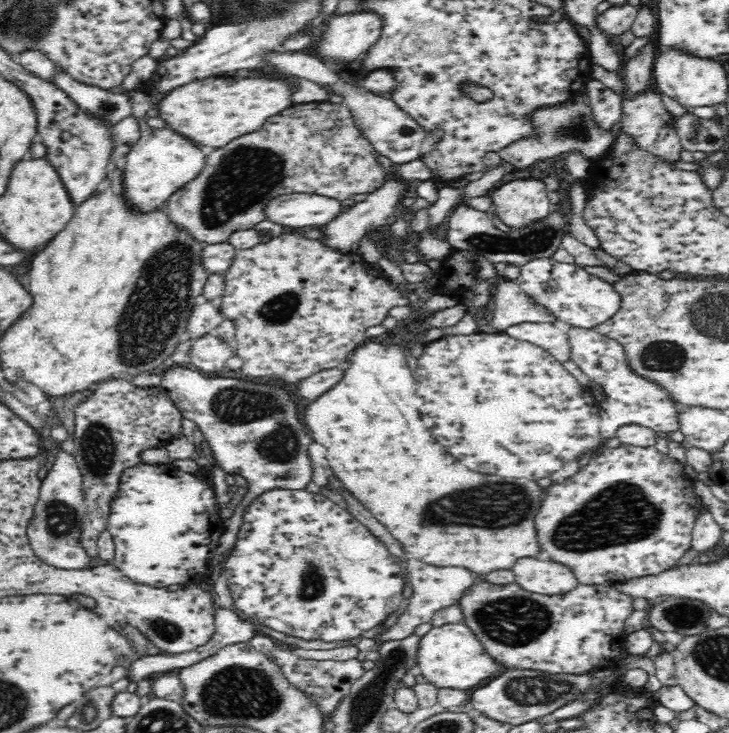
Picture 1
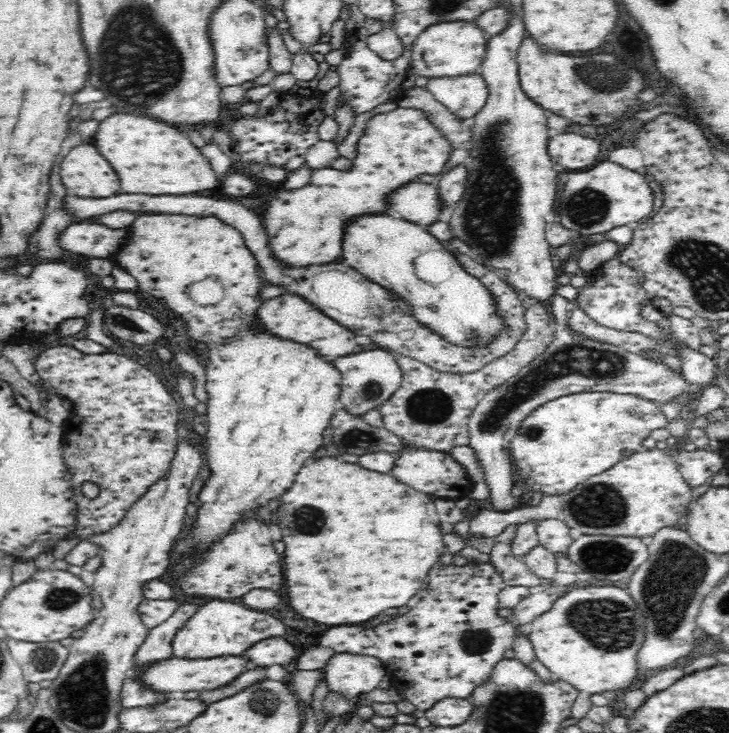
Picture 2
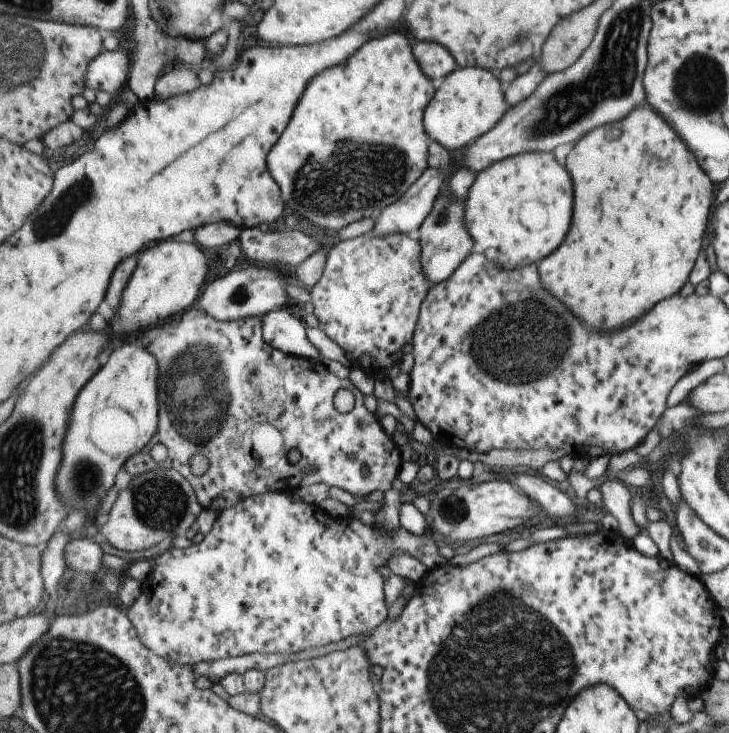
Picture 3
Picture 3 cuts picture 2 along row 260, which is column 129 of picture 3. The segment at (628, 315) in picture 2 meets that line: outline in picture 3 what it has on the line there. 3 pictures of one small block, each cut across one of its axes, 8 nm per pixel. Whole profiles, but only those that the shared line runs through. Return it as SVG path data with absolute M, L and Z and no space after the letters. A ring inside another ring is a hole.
M285 489L275 490L246 498L237 506L222 511L216 517L212 529L204 535L204 539L200 543L186 548L171 547L162 555L155 557L154 571L141 584L143 593L140 592L139 597L125 612L136 626L144 645L161 658L173 663L193 666L198 662L215 662L255 653L291 655L300 650L337 644L349 636L372 632L383 624L387 618L387 612L389 612L389 608L385 606L385 572L389 570L386 566L393 556L407 553L412 554L419 562L426 562L428 565L439 566L449 563L449 559L441 554L441 548L437 546L437 542L427 533L418 535L401 526L391 534L387 534L377 527L365 524L363 519L357 516L335 518L325 512L320 505L312 505L303 499L294 498L292 493L285 492Z

